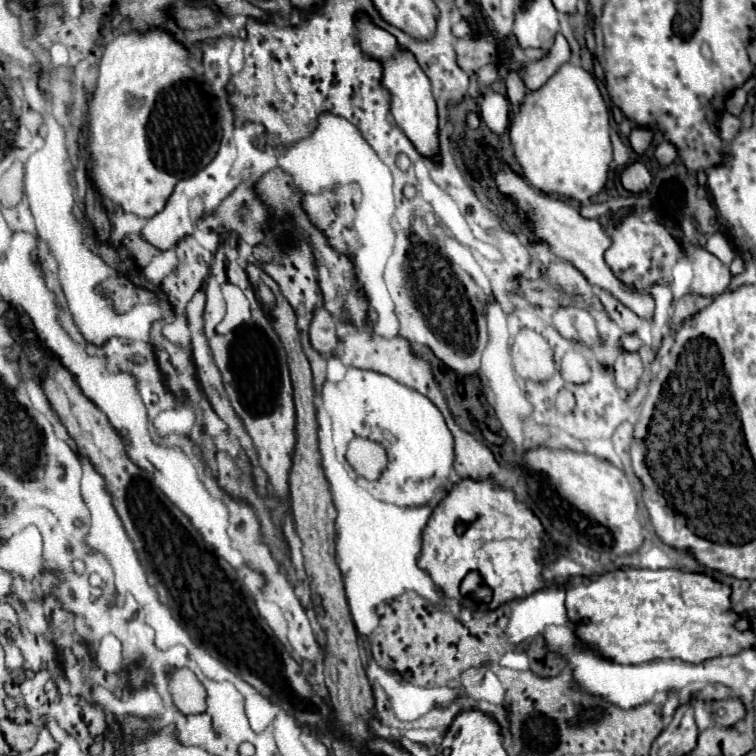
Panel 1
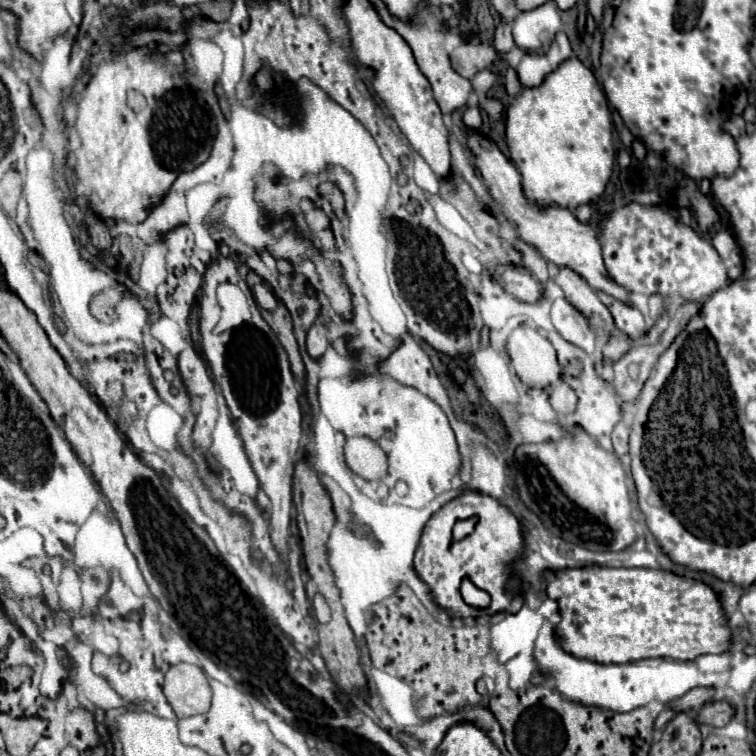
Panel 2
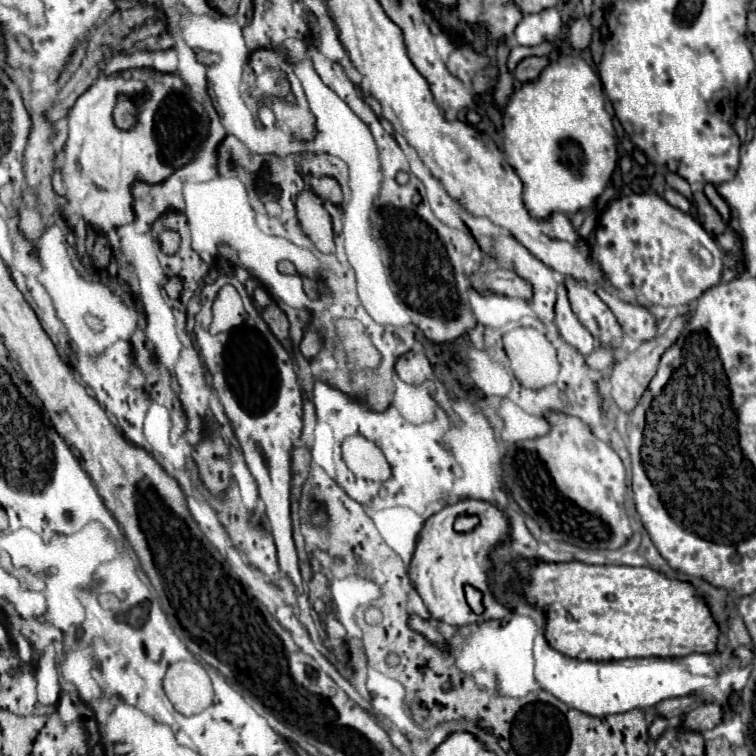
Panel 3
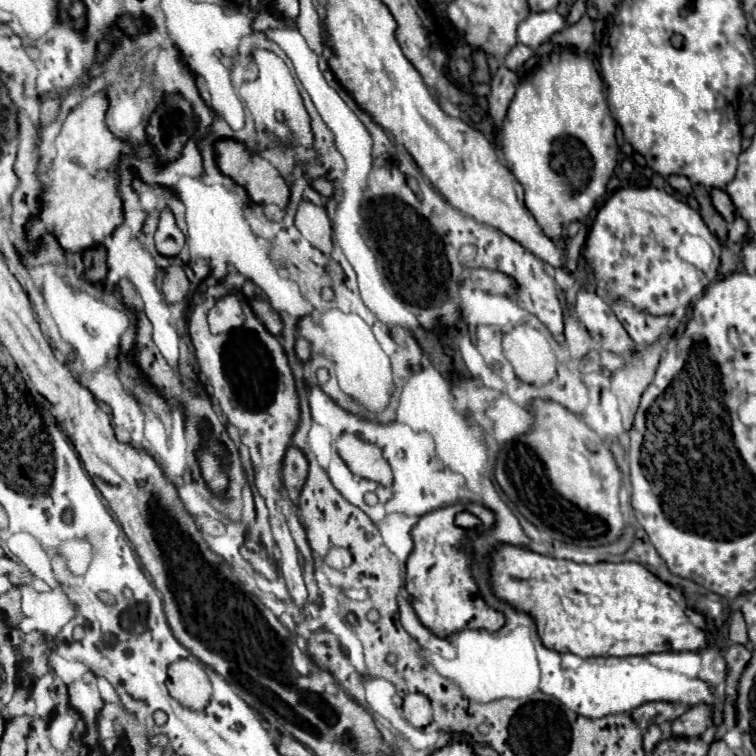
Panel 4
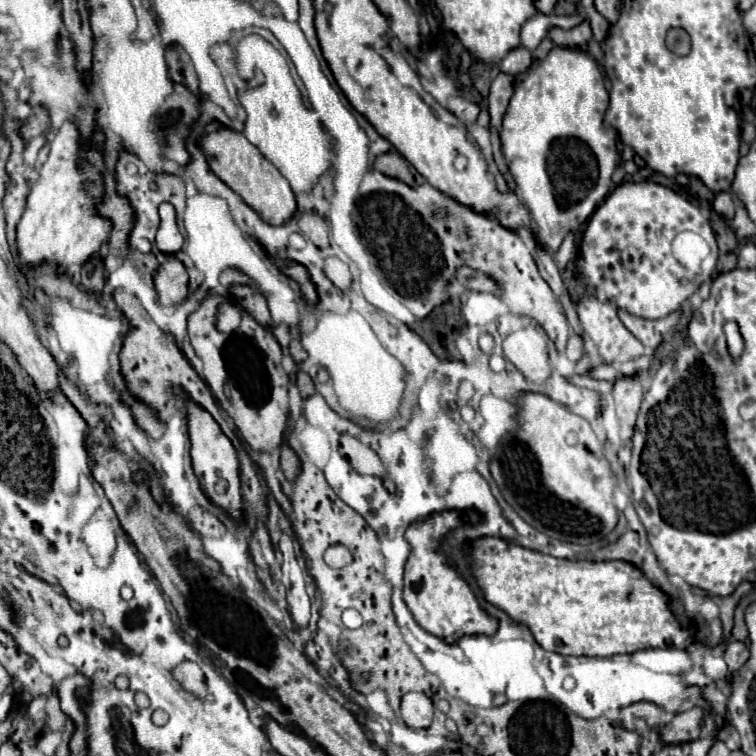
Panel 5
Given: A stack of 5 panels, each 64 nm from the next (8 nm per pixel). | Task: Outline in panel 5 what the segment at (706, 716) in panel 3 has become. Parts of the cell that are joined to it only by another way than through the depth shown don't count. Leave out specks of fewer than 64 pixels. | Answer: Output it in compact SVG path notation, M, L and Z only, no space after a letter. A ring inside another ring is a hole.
M698 706L686 712L680 712L674 716L670 724L660 728L660 738L666 744L680 744L680 742L696 740L702 730L702 718L704 718L704 710Z

